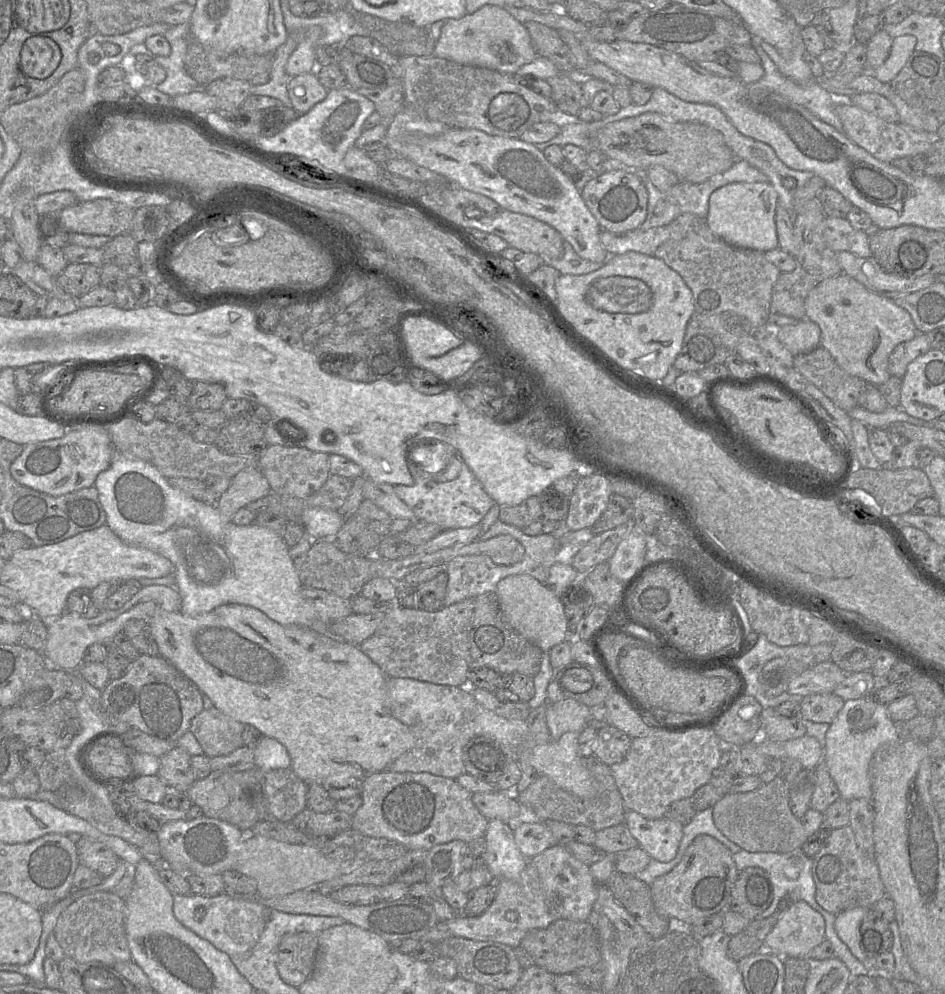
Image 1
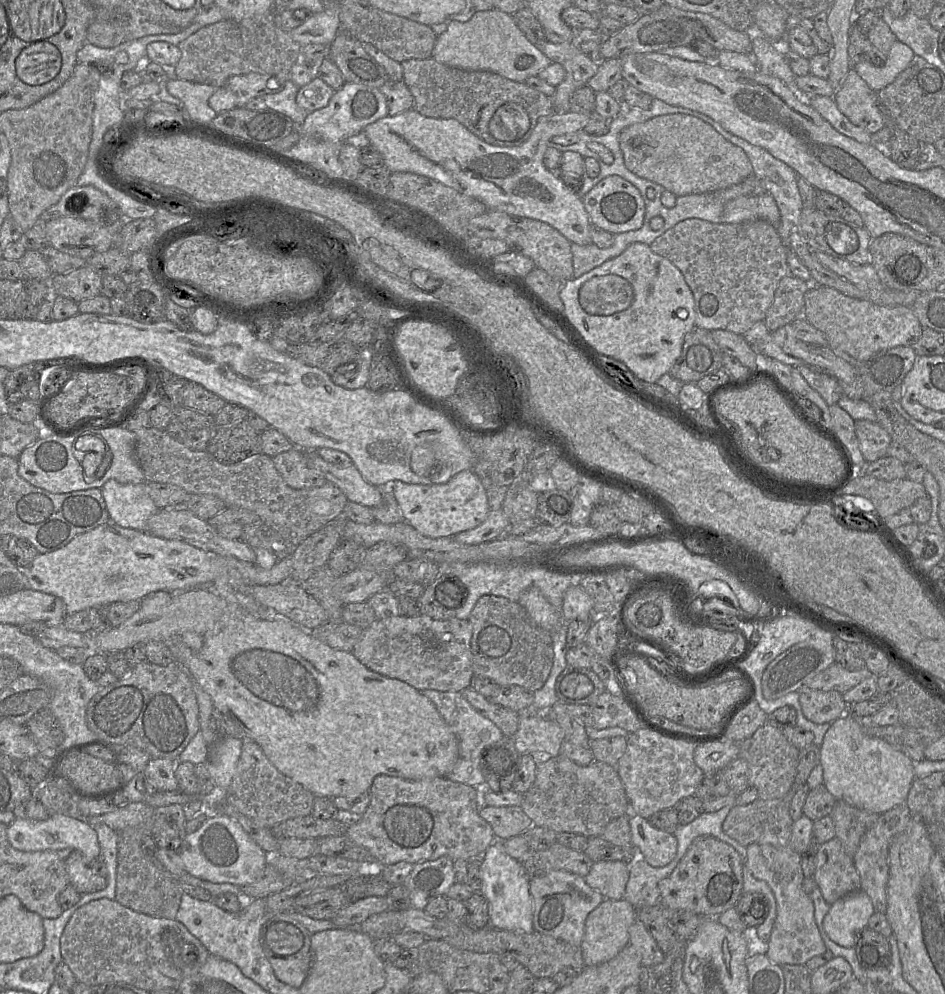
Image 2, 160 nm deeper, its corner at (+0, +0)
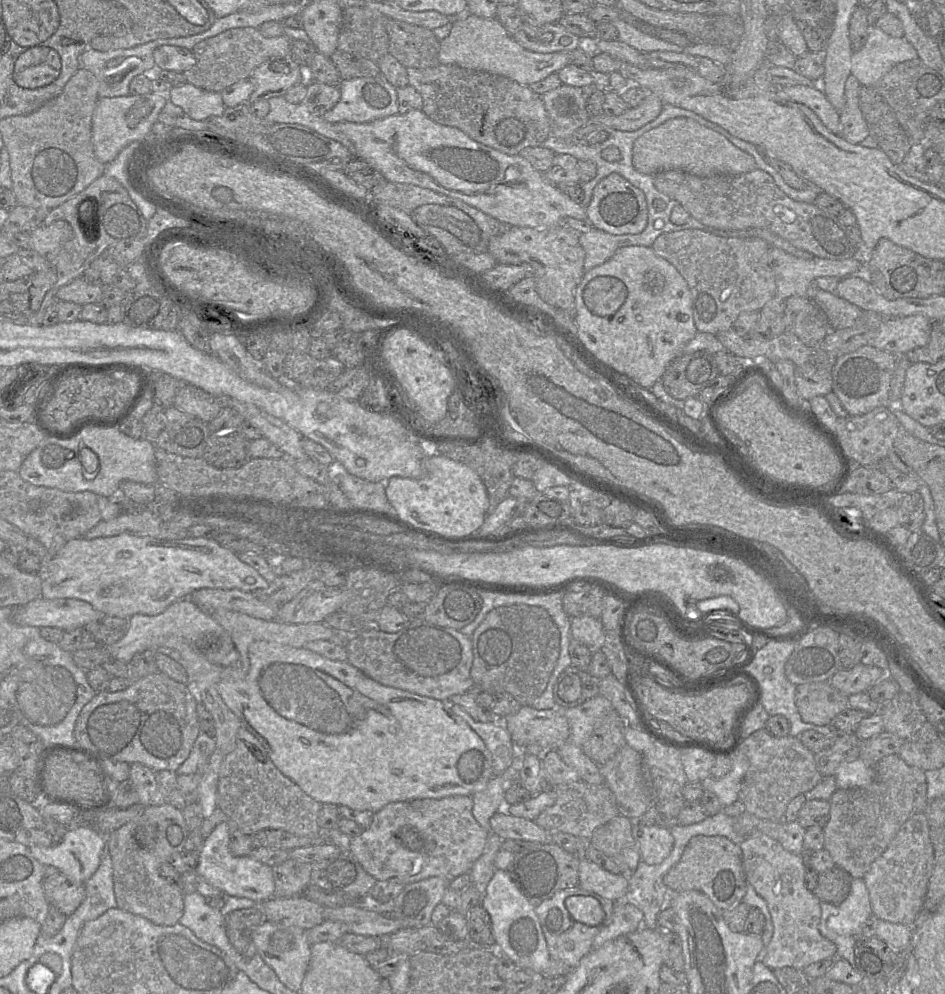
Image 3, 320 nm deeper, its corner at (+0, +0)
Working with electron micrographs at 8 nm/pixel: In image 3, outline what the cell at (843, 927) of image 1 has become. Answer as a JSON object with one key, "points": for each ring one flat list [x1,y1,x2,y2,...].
{"points":[[853,878,848,897,838,912,827,920,827,927,839,935,858,935,860,927,872,916,870,896,863,879]]}

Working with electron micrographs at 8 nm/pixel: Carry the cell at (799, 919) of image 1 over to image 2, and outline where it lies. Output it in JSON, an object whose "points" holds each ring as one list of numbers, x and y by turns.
{"points":[[770,844,746,846,744,865,758,880,768,884,776,900,776,919,766,944,766,956,777,965,804,965,809,959,823,954,824,944,814,919,814,904,802,889,805,878,801,868,801,854,791,847,776,848]]}

